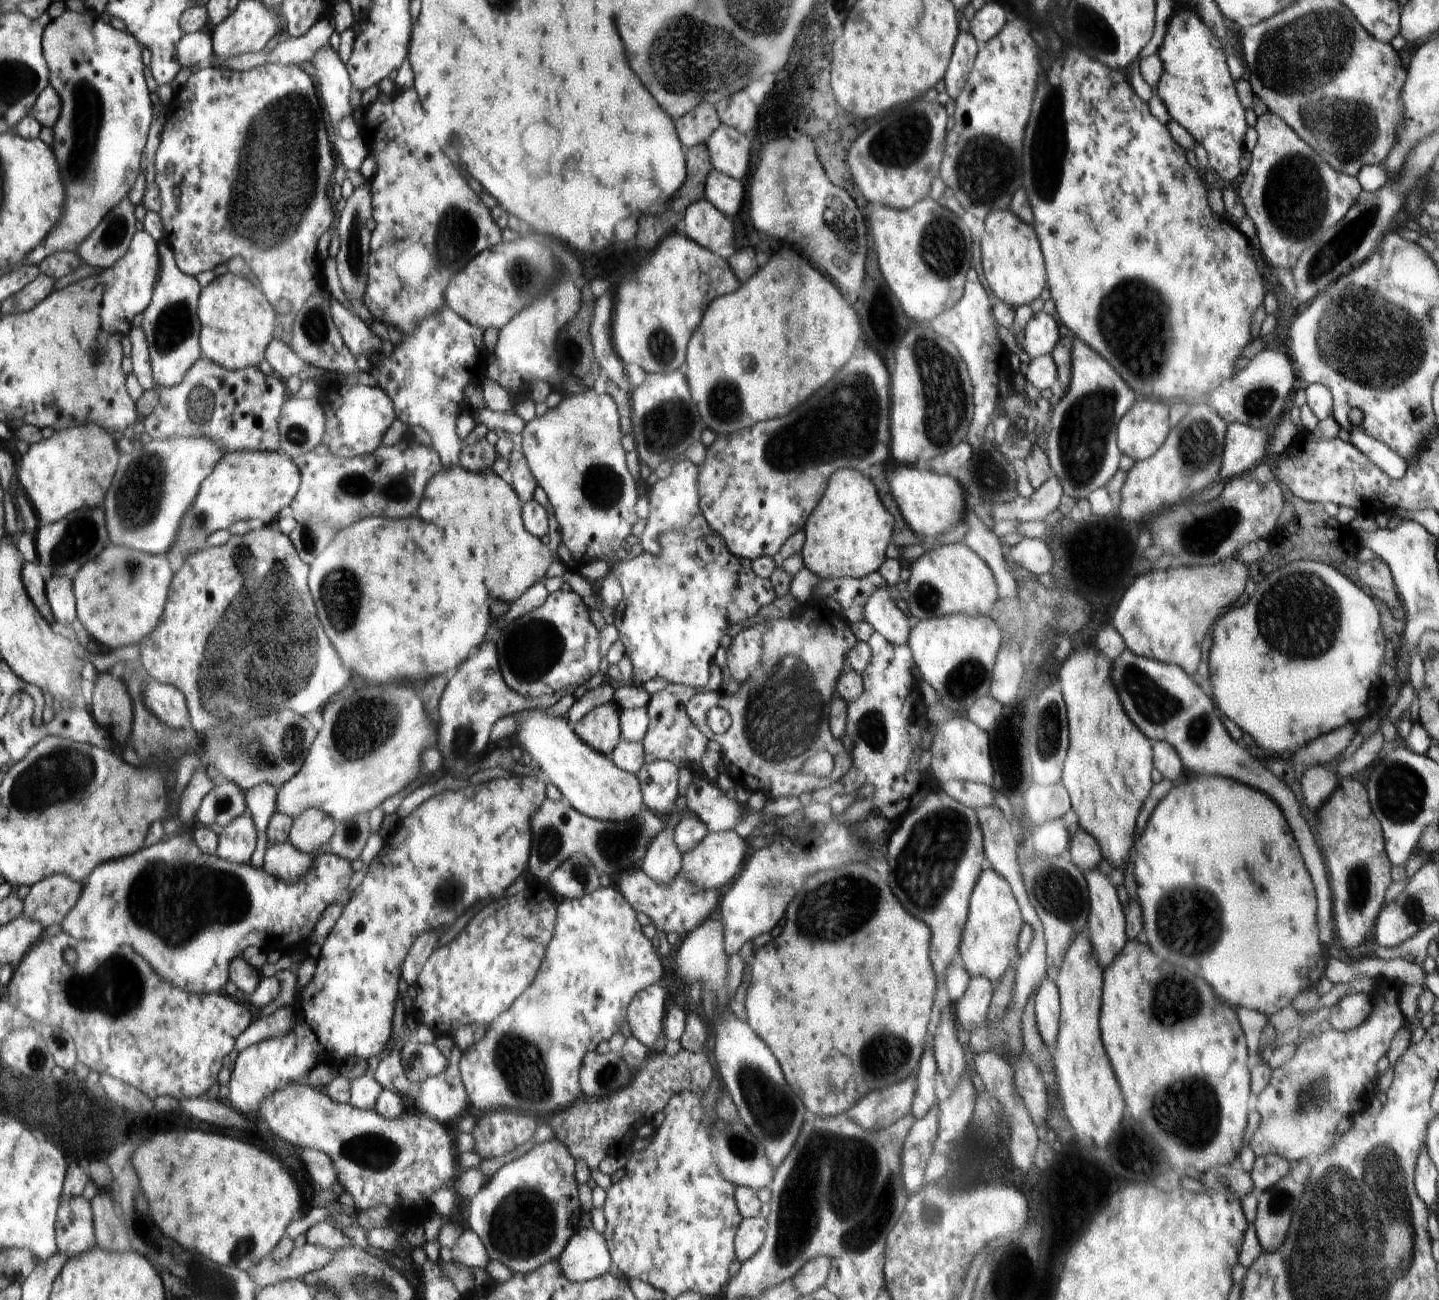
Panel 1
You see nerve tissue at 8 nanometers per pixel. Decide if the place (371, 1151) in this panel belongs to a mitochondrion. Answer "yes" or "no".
yes

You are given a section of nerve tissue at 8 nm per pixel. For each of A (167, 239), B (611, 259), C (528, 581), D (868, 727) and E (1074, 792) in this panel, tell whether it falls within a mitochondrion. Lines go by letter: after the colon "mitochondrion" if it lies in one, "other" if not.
A: other
B: other
C: other
D: mitochondrion
E: other

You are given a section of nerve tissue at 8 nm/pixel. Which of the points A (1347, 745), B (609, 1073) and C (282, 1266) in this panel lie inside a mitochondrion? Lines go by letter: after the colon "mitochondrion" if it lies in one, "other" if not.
A: other
B: mitochondrion
C: other

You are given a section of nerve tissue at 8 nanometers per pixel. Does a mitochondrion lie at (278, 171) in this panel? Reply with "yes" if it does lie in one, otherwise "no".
yes

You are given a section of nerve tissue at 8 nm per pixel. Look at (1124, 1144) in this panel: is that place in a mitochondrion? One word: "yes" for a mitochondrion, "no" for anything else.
no

